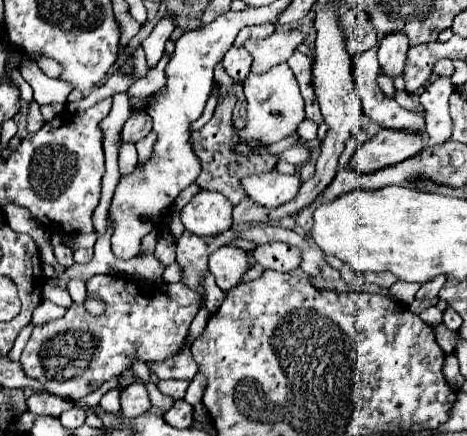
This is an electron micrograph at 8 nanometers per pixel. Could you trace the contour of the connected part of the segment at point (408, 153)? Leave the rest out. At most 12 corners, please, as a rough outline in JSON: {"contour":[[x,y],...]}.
{"contour":[[382,128],[352,156],[376,172],[416,156],[420,134]]}

